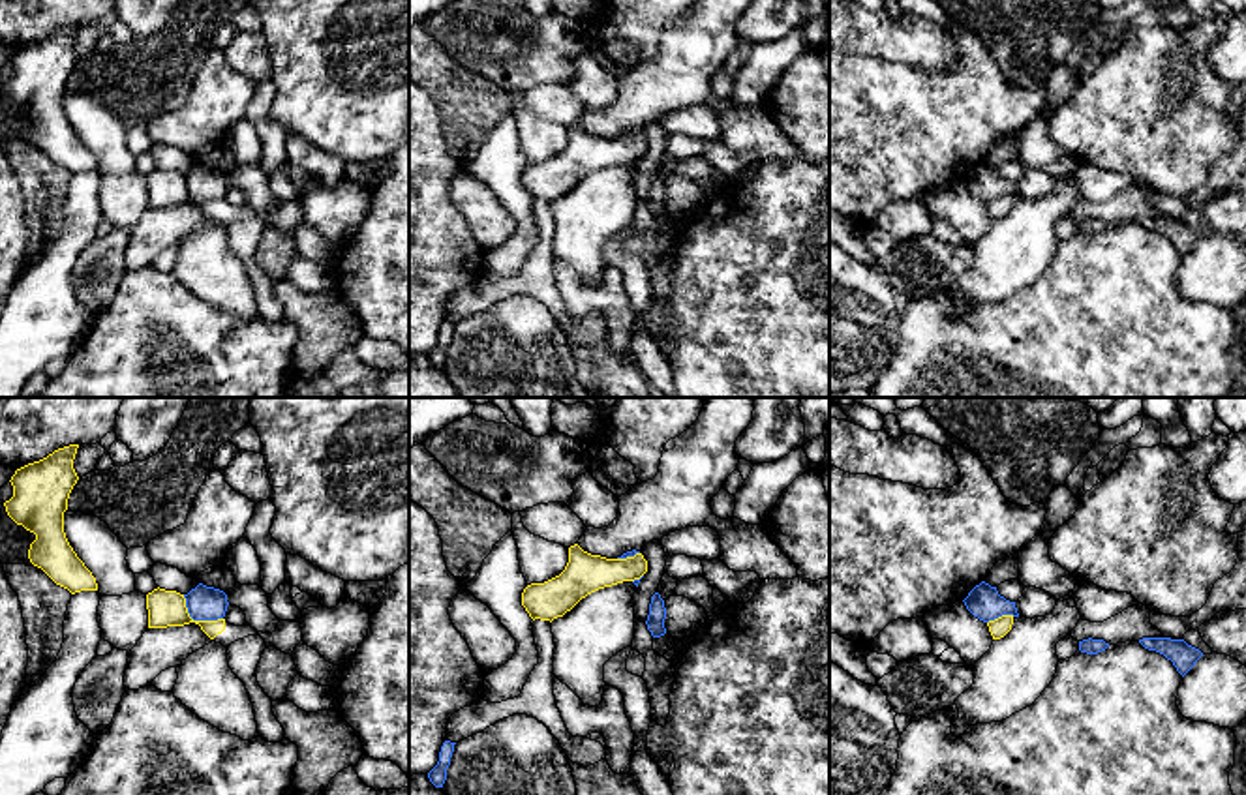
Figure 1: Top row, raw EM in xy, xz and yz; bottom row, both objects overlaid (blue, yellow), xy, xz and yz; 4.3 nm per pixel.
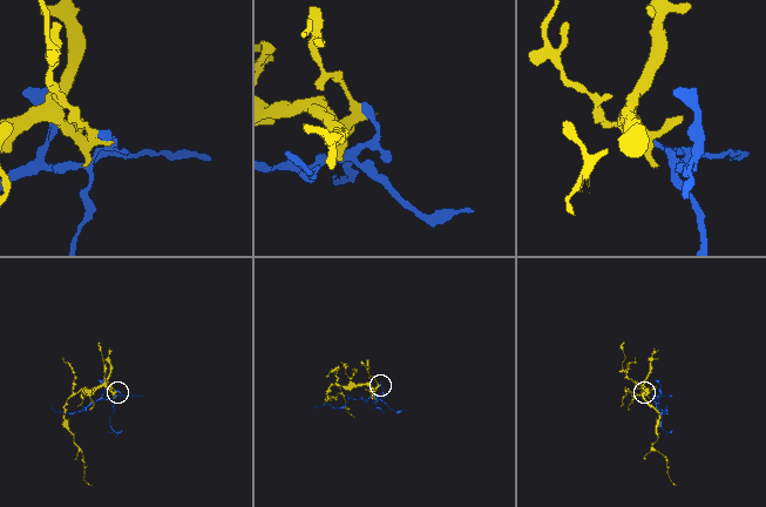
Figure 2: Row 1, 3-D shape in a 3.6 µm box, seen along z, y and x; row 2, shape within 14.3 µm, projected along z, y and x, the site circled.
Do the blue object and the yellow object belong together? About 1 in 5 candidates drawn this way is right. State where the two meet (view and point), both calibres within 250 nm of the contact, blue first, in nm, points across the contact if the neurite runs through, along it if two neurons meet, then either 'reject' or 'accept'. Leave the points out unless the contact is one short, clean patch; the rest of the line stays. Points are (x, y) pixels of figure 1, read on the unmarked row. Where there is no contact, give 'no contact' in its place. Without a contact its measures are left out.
xy (196, 199) | 150/160 nm | along xy (182, 175), (186, 192), (194, 199), (222, 199) | reject

